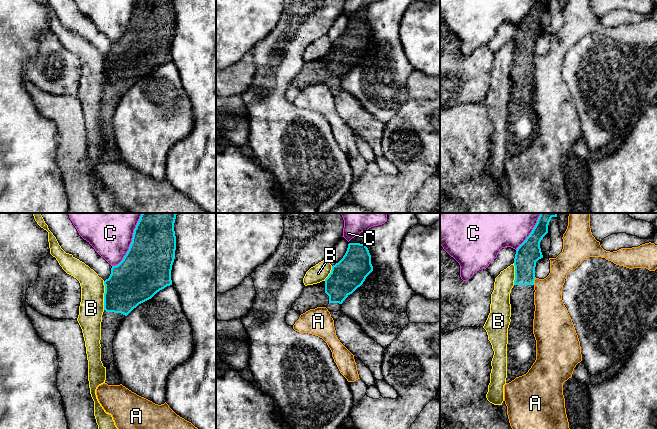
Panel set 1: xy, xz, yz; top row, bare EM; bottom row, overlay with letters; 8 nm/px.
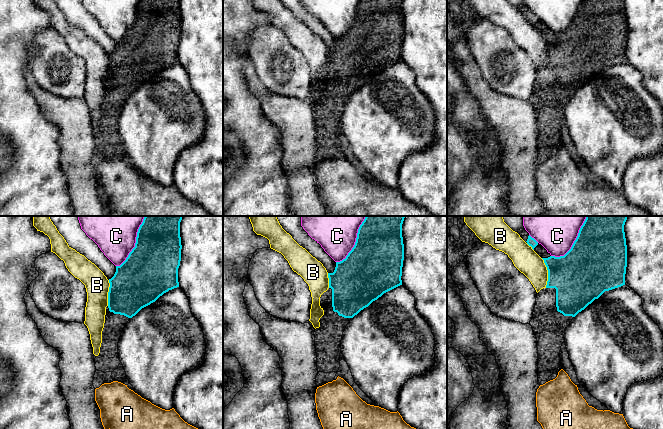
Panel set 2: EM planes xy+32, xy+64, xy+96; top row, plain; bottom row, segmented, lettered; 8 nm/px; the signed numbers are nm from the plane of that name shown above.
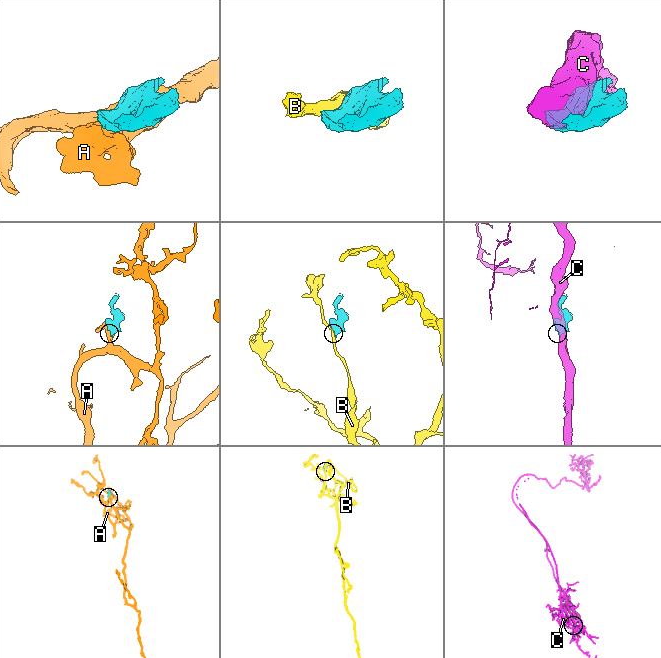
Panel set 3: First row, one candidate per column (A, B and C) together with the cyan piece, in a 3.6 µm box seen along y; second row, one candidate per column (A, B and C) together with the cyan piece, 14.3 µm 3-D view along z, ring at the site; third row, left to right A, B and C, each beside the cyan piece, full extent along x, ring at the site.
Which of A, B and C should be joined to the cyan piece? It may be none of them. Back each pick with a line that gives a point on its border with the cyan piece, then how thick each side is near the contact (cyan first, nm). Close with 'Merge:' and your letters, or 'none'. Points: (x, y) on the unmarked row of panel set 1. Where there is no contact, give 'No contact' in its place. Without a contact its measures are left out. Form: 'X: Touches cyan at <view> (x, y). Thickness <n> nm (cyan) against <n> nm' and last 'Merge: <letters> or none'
Merge: none

